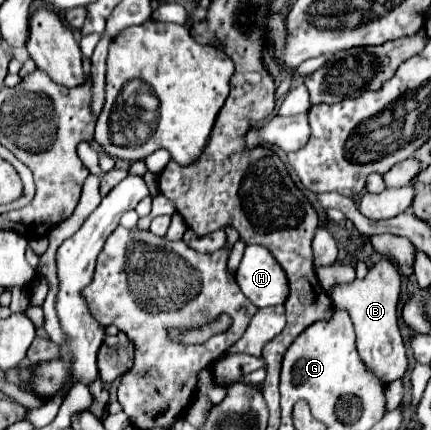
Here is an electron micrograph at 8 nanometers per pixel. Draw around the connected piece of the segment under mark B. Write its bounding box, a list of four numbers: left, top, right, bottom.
[328,257,408,383]

